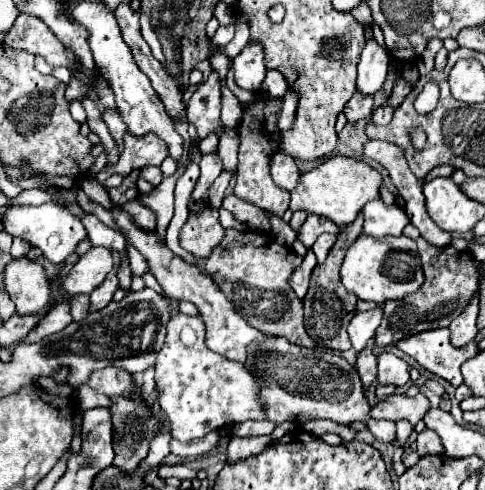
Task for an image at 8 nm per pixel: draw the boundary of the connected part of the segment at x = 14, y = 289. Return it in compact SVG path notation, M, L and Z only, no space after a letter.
M27 257L13 259L3 271L3 283L19 315L39 313L49 305L51 285L41 263Z

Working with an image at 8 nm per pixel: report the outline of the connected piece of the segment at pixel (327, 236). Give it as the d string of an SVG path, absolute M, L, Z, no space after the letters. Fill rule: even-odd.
M323 233L323 235L319 235L319 239L313 243L311 251L315 253L315 257L317 257L317 261L319 261L319 263L323 263L323 261L325 261L325 257L327 257L329 249L333 247L335 239L337 239L337 237L335 237L335 235L331 235L331 233Z

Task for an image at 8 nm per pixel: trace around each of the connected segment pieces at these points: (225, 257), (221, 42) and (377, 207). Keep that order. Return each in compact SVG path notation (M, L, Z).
M227 231L219 247L207 259L205 271L215 279L235 311L247 319L247 323L267 335L287 337L291 343L314 349L317 342L311 339L303 325L303 303L287 285L291 271L303 261L291 247L279 245L269 235L253 231Z
M231 24L228 26L220 26L215 35L212 37L211 41L216 42L219 46L225 46L228 42L230 42L235 35L235 25Z
M375 199L363 207L365 213L365 225L363 233L373 235L377 239L387 235L401 235L405 225L409 223L407 213L397 203L385 205L381 199Z

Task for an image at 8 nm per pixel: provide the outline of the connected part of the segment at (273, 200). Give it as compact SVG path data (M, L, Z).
M259 95L253 105L243 105L243 119L239 125L241 145L239 145L239 165L237 165L237 183L233 195L253 205L267 209L273 215L283 215L289 209L289 191L277 187L269 173L271 157L279 151L279 129L277 129L277 111L281 99L269 99Z

